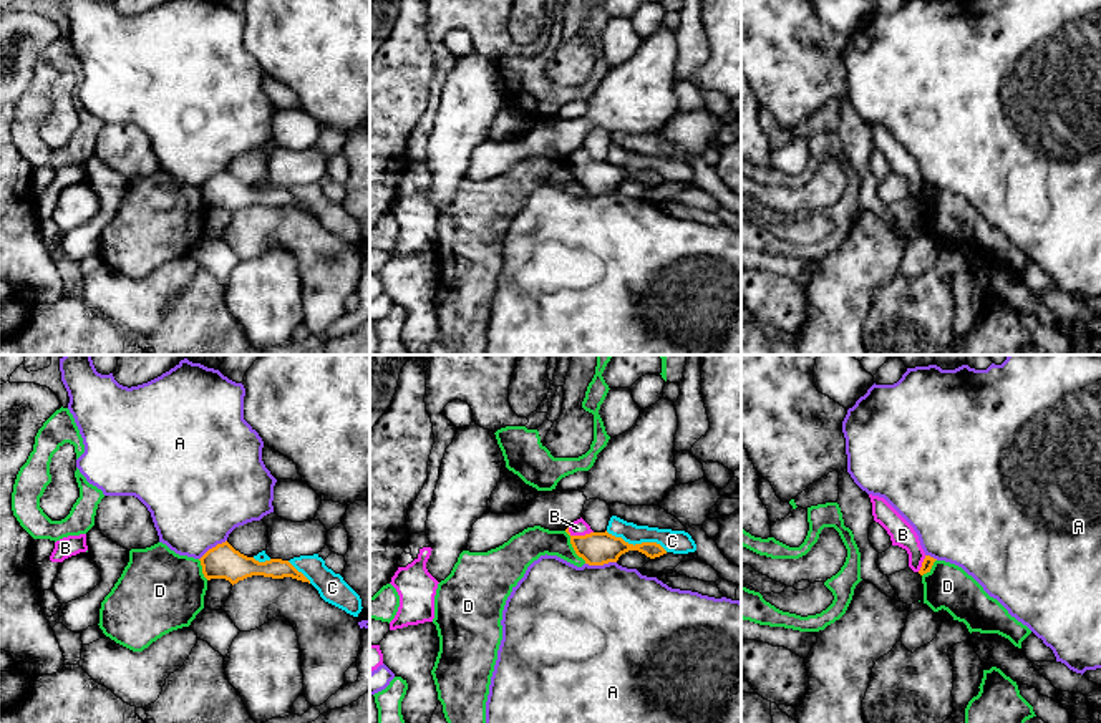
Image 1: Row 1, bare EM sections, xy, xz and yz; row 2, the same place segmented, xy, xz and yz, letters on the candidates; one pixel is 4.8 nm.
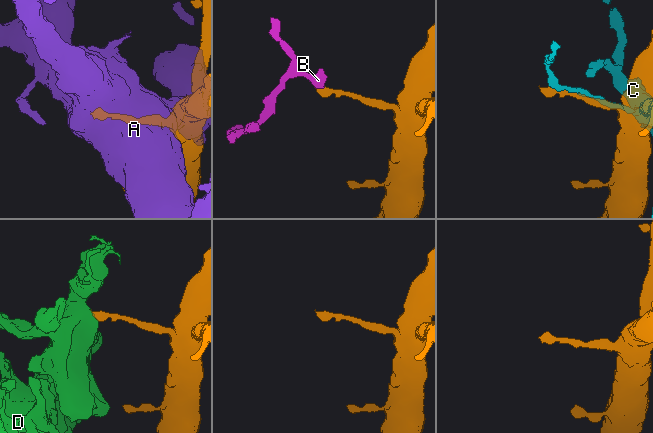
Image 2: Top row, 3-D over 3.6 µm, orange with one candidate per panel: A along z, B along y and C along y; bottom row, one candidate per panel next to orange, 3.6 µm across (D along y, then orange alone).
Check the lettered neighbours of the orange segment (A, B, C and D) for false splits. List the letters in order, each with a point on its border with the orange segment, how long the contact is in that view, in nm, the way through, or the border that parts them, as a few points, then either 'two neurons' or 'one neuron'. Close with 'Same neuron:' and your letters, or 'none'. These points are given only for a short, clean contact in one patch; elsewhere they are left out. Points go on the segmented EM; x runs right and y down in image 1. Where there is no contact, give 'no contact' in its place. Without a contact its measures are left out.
A: contact xz (601, 564); length 150 nm; two neurons
B: contact xz (579, 536); length 130 nm; way xz (597, 548), (589, 546), (579, 536), (577, 528); one neuron
C: contact xz (637, 544); length 320 nm; two neurons
D: contact xz (572, 546); length 190 nm; two neurons
Same neuron: B

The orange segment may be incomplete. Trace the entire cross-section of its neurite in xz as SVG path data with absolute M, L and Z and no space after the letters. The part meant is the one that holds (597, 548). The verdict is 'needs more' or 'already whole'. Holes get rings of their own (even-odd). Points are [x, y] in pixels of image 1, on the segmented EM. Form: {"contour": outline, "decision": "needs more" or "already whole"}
{"contour": "M580 517L574 521L565 532L570 536L570 544L579 557L589 565L604 565L617 562L628 551L638 551L650 559L667 554L657 542L628 544L622 537L605 532L594 532Z", "decision": "needs more"}

